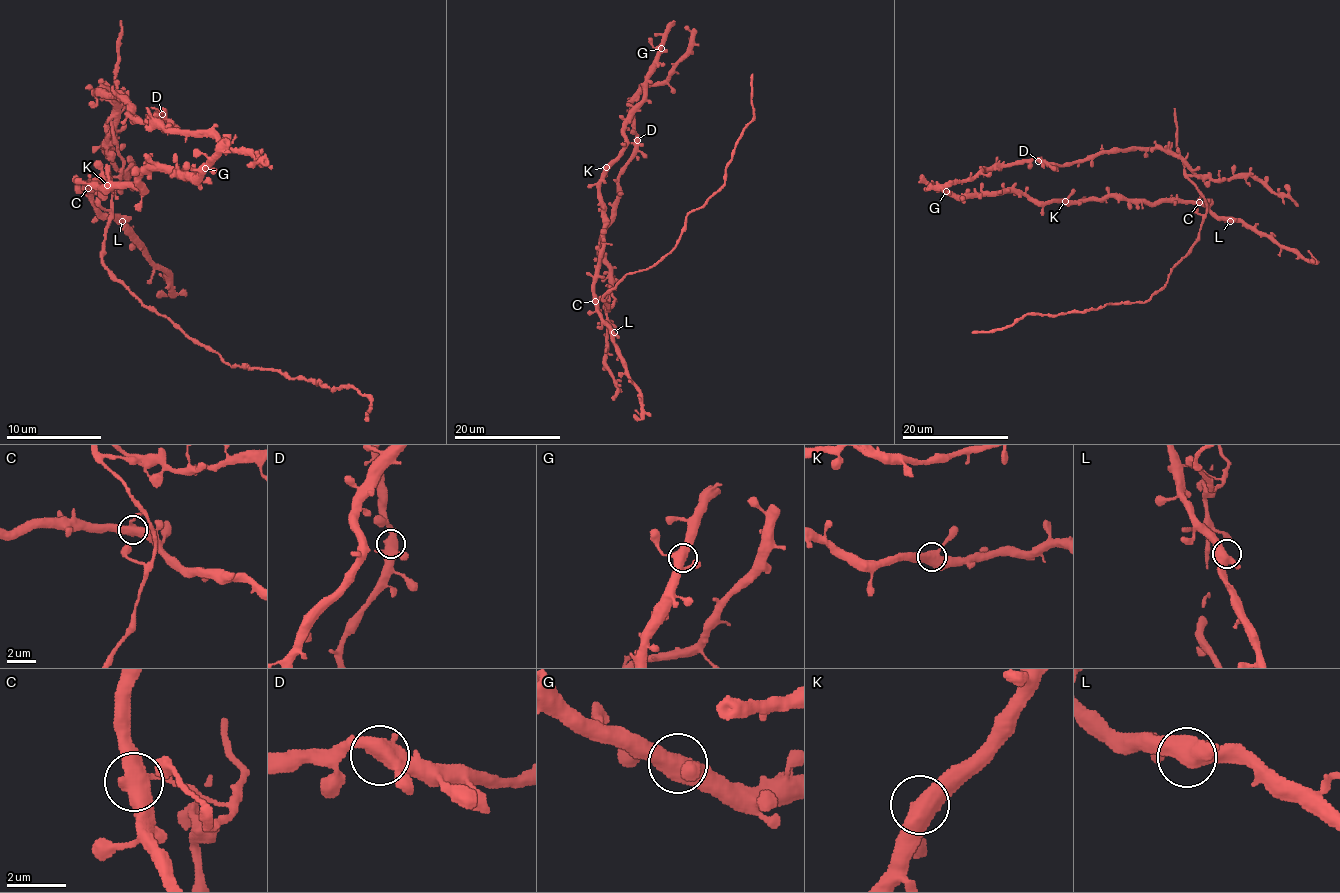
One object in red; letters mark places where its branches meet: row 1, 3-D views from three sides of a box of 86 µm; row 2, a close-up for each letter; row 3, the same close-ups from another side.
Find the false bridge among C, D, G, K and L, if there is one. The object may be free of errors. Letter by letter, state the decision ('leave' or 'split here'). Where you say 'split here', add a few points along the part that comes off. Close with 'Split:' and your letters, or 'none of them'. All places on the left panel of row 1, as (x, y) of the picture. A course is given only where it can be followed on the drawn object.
C: leave
D: leave
G: leave
K: leave
L: leave
Split: none of them

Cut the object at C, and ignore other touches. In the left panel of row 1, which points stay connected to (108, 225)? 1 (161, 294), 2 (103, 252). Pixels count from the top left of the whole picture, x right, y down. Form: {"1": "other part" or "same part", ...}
{"1": "other part", "2": "same part"}

